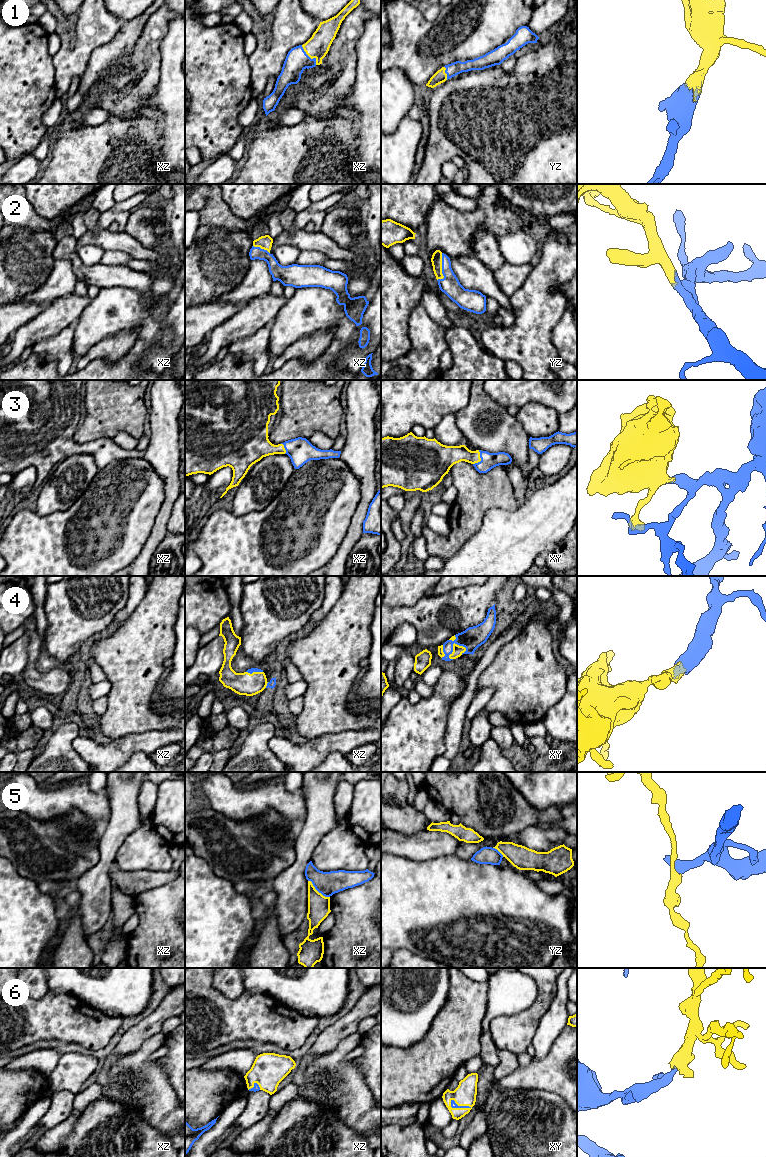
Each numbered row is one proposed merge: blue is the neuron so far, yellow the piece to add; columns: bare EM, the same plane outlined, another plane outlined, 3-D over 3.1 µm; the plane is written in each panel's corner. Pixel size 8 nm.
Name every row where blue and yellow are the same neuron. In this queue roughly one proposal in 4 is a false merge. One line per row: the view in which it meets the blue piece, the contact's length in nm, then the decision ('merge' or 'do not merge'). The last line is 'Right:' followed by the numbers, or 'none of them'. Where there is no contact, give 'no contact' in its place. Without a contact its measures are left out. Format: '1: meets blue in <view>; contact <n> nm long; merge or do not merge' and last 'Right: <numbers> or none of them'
1: meets blue in xz; contact 200 nm long; merge
2: meets blue in yz; contact 220 nm long; merge
3: meets blue in xy; contact 130 nm long; merge
4: meets blue in xy; contact 200 nm long; merge
5: meets blue in xz; contact 220 nm long; do not merge
6: meets blue in xy; contact 190 nm long; merge
Right: 1, 2, 3, 4, 6

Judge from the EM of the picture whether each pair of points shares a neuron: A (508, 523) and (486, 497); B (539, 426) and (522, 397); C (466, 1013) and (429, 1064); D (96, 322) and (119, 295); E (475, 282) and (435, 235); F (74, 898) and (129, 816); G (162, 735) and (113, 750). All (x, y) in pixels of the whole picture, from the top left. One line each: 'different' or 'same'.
A: different
B: different
C: same
D: same
E: different
F: different
G: same

